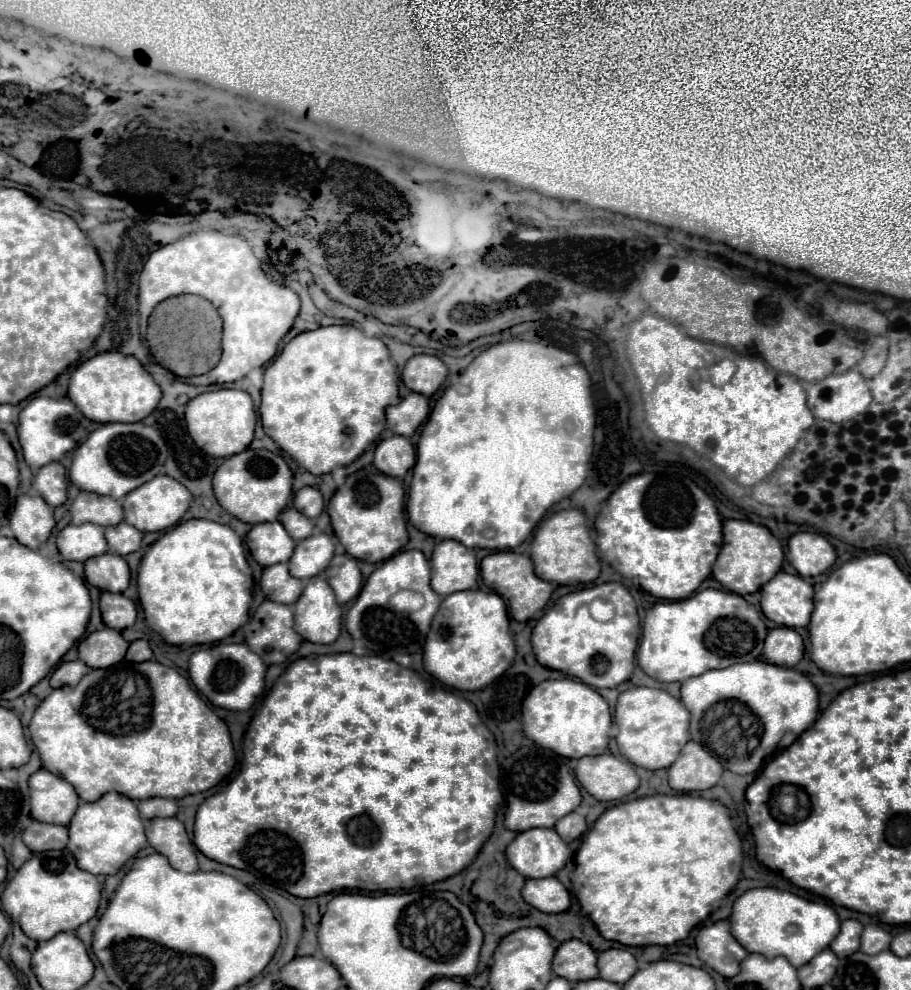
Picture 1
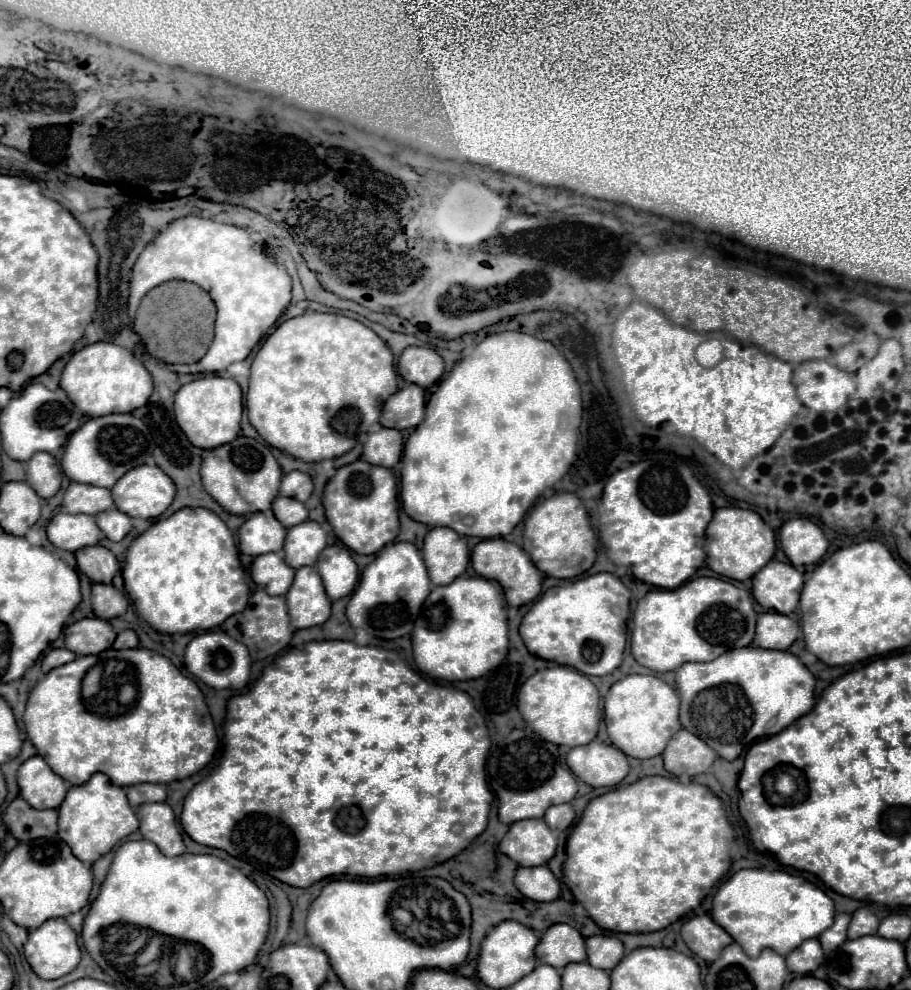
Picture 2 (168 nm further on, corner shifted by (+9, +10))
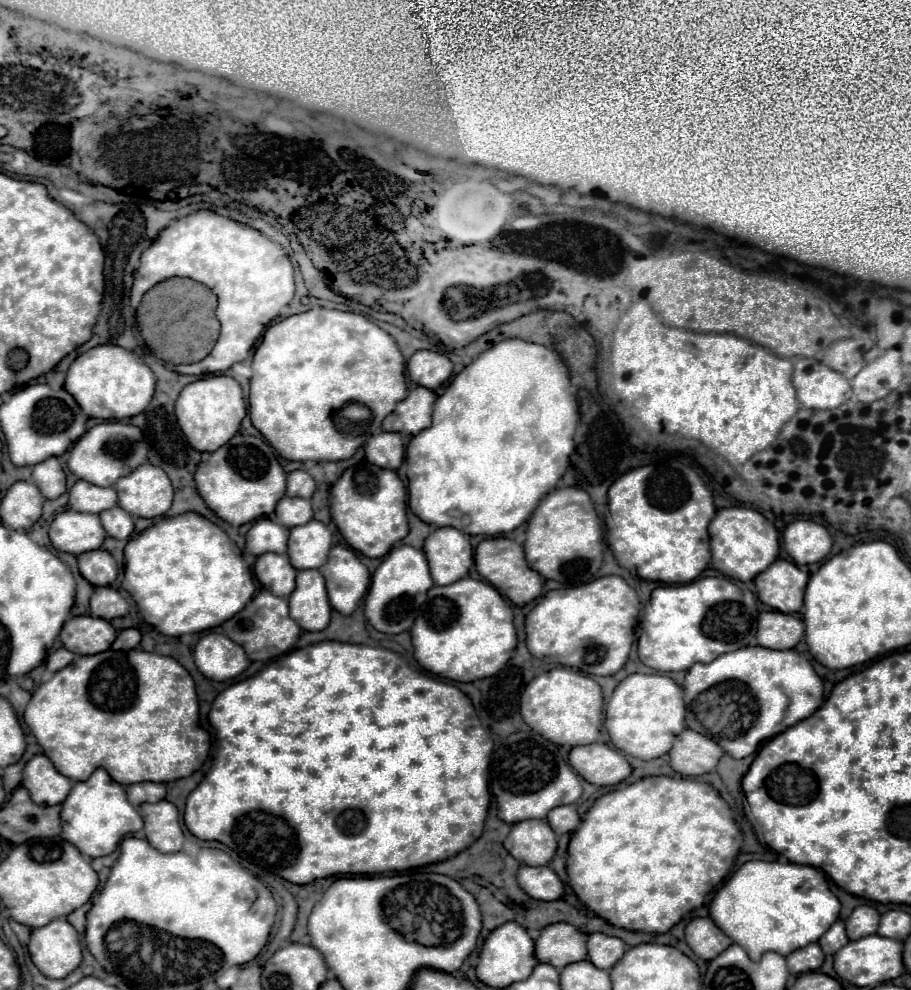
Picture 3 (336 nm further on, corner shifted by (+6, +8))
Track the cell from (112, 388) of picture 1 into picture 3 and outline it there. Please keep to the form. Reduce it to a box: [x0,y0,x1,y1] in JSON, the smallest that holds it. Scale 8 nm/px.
[66,344,154,420]

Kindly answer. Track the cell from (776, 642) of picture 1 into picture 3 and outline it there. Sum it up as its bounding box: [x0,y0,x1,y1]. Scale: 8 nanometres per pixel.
[756,612,804,650]

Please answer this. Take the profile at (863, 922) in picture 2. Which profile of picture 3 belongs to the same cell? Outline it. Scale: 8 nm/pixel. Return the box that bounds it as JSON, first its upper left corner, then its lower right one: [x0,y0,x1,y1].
[846,906,880,940]

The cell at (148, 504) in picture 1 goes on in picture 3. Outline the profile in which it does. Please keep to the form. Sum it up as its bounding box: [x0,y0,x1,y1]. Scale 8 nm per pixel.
[114,464,174,518]

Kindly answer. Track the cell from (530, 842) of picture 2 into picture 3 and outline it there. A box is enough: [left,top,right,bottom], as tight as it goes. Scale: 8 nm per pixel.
[504,820,556,866]

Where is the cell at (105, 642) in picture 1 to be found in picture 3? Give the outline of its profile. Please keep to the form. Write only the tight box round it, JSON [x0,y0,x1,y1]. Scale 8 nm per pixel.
[60,616,116,656]

